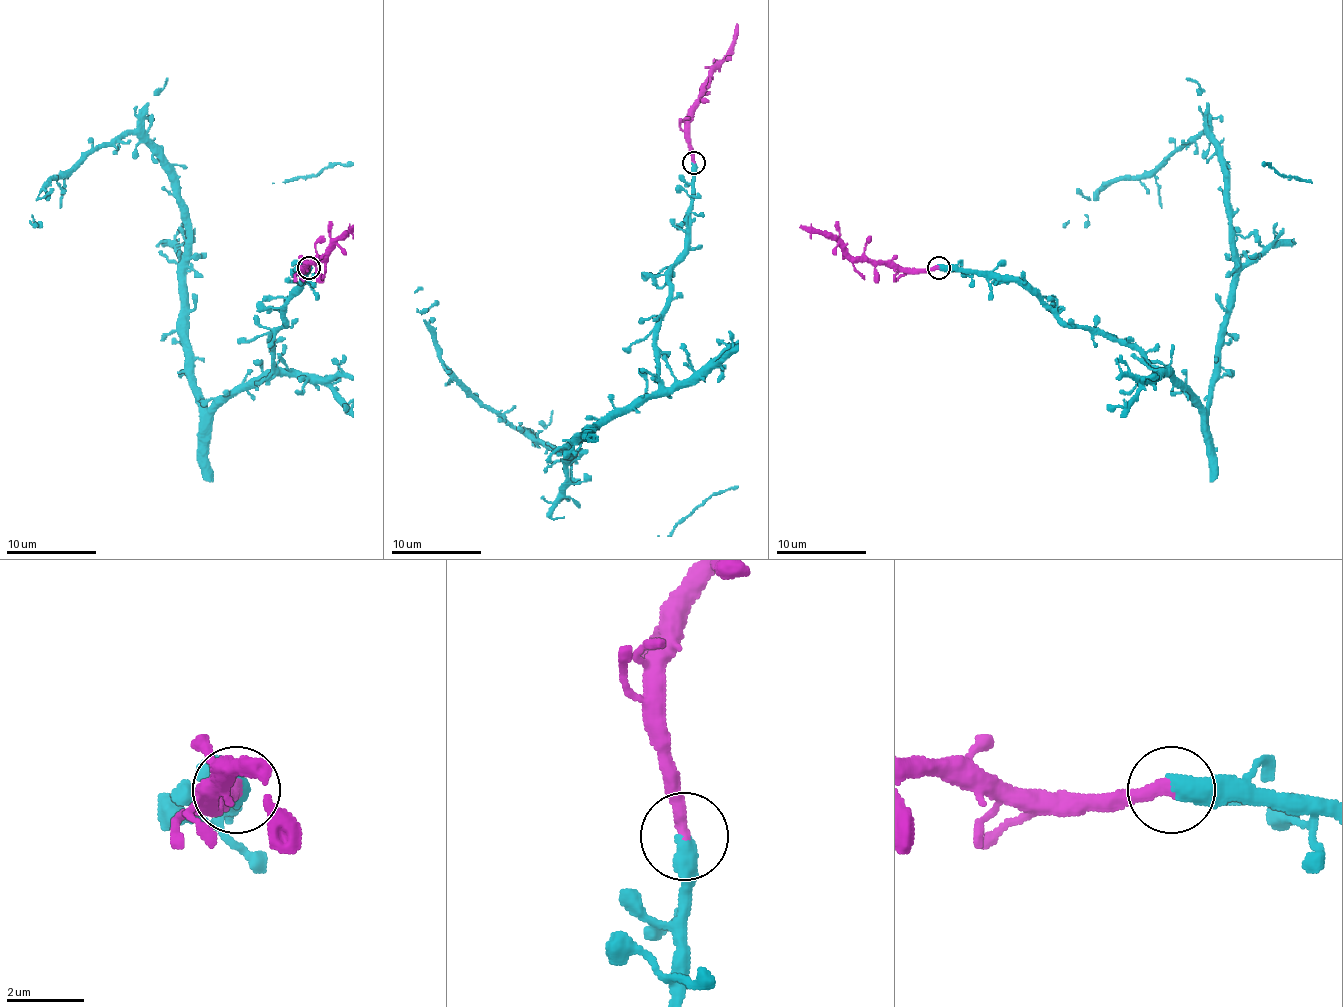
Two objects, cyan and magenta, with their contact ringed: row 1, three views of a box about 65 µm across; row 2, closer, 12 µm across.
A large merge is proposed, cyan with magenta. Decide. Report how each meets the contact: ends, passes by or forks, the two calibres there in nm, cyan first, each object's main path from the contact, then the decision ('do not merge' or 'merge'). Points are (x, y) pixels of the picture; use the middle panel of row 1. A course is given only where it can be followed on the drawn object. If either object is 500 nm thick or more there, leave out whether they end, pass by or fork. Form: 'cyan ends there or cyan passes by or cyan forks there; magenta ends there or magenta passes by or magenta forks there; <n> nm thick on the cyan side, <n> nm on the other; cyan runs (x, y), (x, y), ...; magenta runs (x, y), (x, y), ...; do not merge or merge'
500 nm thick on the cyan side, 340 nm on the other; cyan runs (694, 163), (658, 389), (570, 459), (443, 362), (416, 310), (423, 287); magenta runs (694, 163), (690, 143), (690, 113), (699, 98), (699, 88), (726, 55), (737, 23); merge

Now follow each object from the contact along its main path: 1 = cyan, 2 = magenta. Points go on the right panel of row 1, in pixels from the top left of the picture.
1: (939, 268), (1018, 277), (1204, 408), (1235, 273), (1215, 144), (1199, 135), (1109, 180), (1063, 225)
2: (939, 268), (889, 268), (874, 259), (851, 257), (831, 237), (817, 230), (799, 228)

